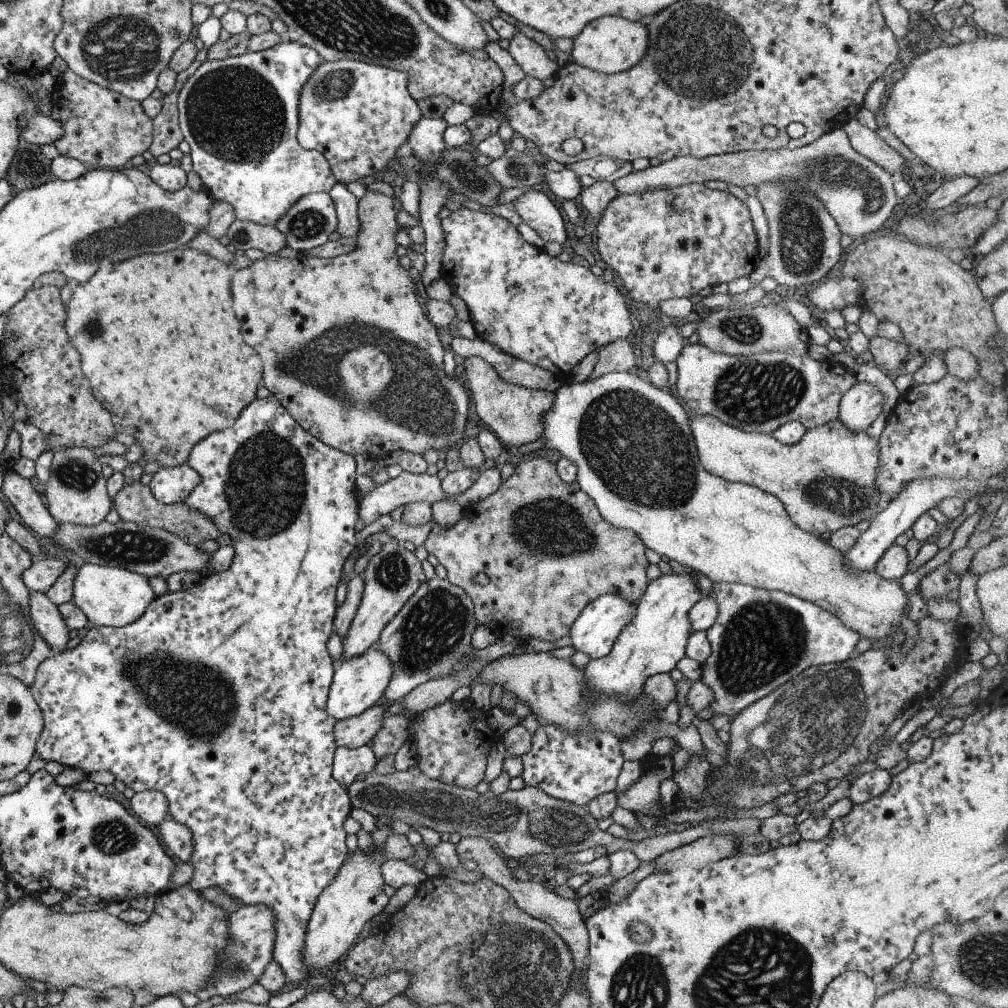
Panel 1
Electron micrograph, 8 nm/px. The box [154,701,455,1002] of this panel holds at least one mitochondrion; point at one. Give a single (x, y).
(234, 969)

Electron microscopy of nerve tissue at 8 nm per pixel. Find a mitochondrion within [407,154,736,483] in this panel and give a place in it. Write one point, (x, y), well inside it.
(518, 172)

